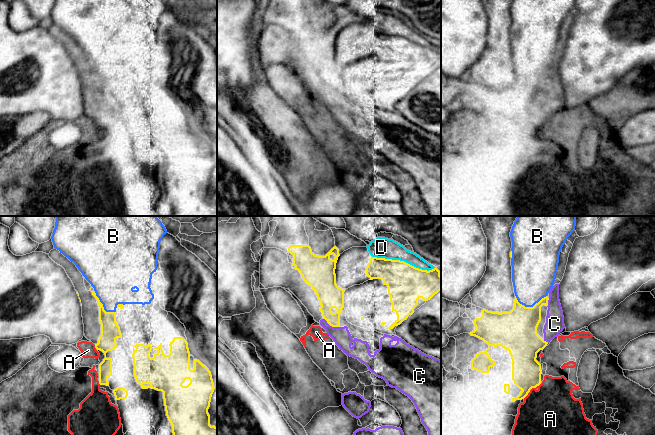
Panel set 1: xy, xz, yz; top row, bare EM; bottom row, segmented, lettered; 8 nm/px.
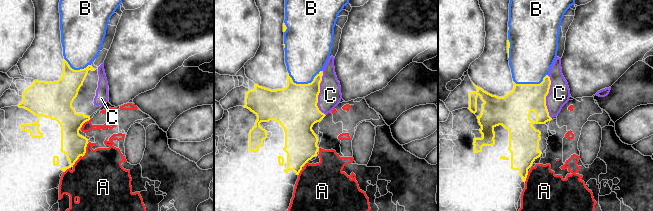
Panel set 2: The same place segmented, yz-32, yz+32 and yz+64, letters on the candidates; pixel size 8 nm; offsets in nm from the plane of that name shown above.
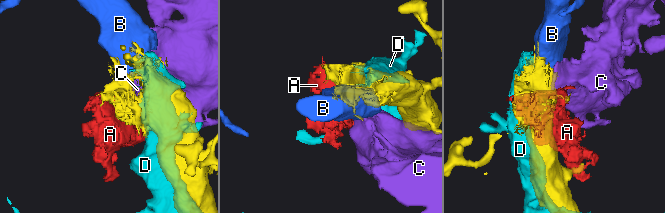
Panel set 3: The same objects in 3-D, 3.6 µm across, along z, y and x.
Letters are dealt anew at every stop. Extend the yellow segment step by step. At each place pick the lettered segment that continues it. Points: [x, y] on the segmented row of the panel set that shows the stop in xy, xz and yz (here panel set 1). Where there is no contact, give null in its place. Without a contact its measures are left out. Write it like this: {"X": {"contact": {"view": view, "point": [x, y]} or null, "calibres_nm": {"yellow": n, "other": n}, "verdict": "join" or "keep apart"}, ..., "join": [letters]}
{"A": {"contact": {"view": "yz", "point": [531, 388]}, "calibres_nm": {"yellow": 240, "other": 400}, "verdict": "keep apart"}, "B": {"contact": {"view": "yz", "point": [530, 307]}, "calibres_nm": {"yellow": 340, "other": 340}, "verdict": "join"}, "C": {"contact": {"view": "xz", "point": [331, 325]}, "calibres_nm": {"yellow": 190, "other": 150}, "verdict": "keep apart"}, "D": {"contact": {"view": "xz", "point": [403, 261]}, "calibres_nm": {"yellow": 300, "other": 170}, "verdict": "keep apart"}, "join": ["B"]}

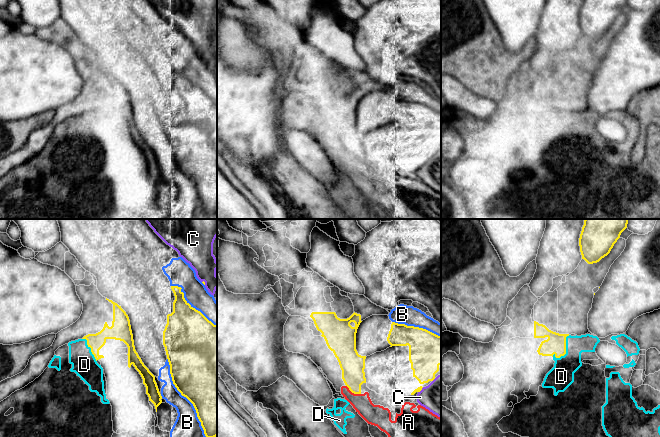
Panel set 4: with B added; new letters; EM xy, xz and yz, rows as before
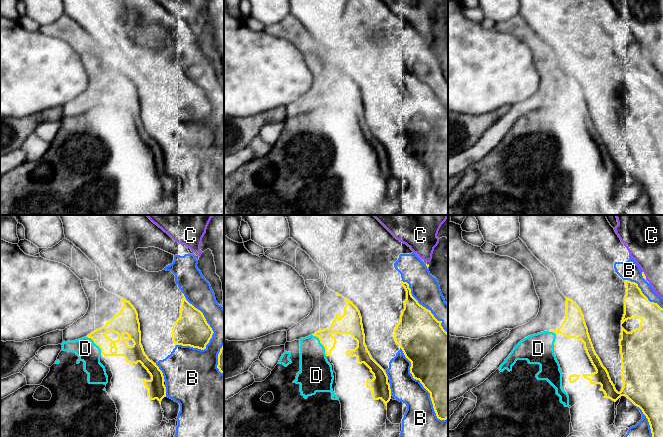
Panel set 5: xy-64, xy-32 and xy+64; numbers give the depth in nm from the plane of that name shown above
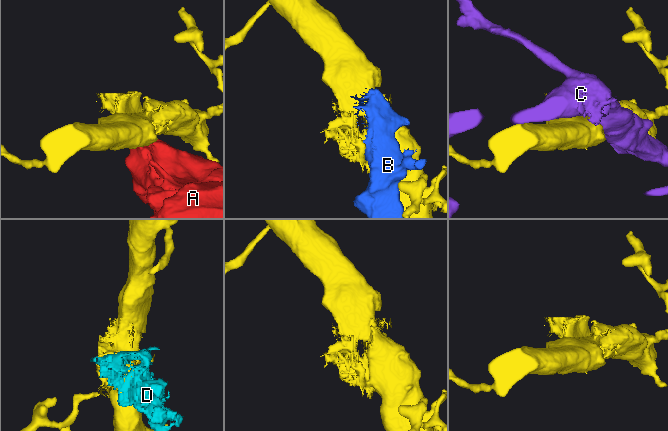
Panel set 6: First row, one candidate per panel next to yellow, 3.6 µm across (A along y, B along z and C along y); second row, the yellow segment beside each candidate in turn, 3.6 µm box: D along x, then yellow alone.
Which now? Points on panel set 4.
{"A": {"contact": {"view": "xz", "point": [353, 392]}, "calibres_nm": {"yellow": 200, "other": 160}, "verdict": "keep apart"}, "B": {"contact": {"view": "xy", "point": [185, 396]}, "calibres_nm": {"yellow": 500, "other": 200}, "verdict": "keep apart"}, "C": {"contact": {"view": "xz", "point": [420, 390]}, "calibres_nm": {"yellow": 40, "other": 280}, "verdict": "keep apart"}, "D": {"contact": {"view": "yz", "point": [565, 350]}, "calibres_nm": {"yellow": 160, "other": 200}, "verdict": "keep apart"}, "join": []}

